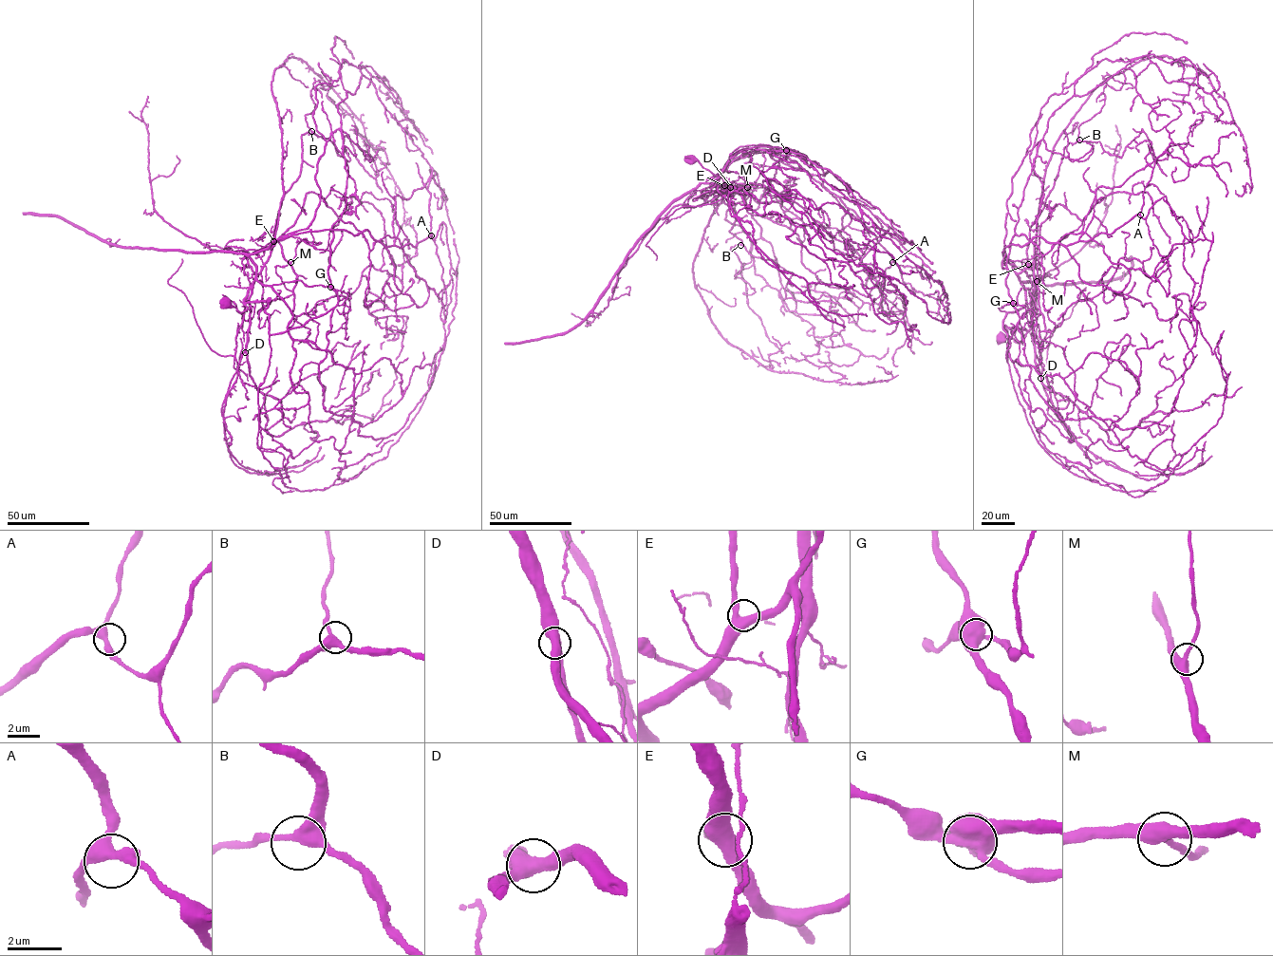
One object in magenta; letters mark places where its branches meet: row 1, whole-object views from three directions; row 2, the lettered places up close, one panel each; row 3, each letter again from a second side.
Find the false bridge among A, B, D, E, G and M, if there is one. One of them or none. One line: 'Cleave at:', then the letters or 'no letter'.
Cleave at: G

